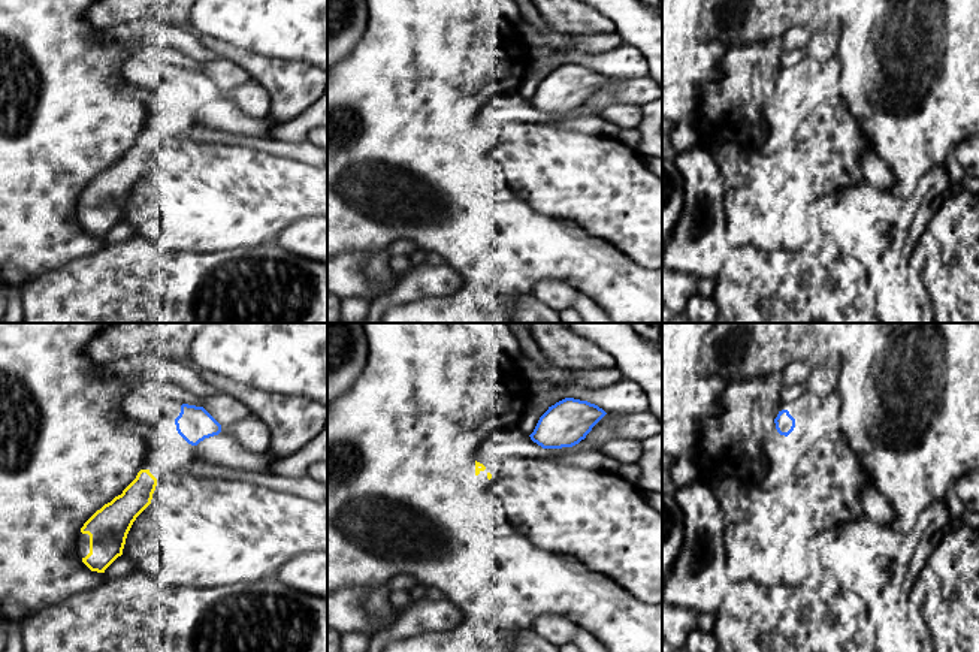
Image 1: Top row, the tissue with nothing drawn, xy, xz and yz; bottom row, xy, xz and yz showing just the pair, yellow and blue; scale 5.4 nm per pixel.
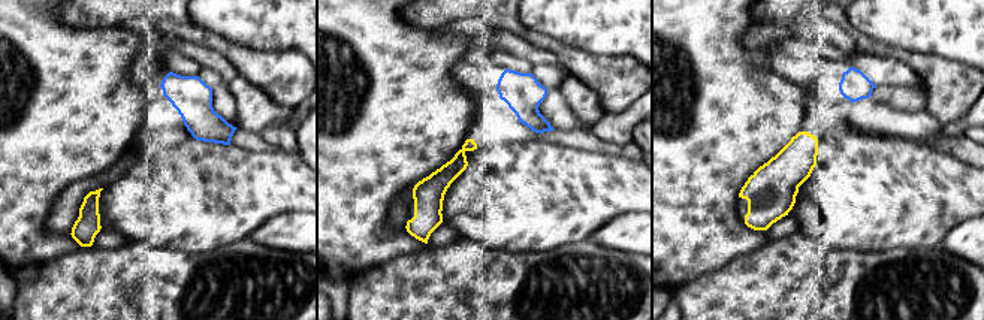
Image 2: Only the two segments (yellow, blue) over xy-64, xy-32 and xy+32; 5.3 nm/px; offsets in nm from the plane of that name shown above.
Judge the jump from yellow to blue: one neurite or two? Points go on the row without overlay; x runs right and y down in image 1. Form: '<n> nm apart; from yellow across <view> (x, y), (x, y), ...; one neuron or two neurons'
260 nm apart; from yellow across xy (148, 135), (181, 100); two neurons

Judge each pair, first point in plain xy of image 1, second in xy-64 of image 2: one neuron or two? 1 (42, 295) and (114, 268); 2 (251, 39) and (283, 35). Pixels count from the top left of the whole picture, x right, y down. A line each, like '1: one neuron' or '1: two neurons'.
1: one neuron
2: one neuron

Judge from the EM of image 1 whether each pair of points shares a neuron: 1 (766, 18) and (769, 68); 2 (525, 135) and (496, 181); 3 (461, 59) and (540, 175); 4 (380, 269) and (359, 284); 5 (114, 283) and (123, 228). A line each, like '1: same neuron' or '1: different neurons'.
1: different neurons
2: same neuron
3: different neurons
4: different neurons
5: different neurons

